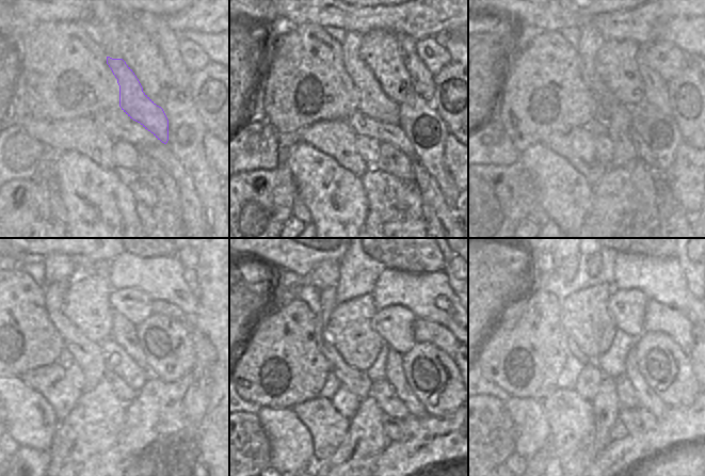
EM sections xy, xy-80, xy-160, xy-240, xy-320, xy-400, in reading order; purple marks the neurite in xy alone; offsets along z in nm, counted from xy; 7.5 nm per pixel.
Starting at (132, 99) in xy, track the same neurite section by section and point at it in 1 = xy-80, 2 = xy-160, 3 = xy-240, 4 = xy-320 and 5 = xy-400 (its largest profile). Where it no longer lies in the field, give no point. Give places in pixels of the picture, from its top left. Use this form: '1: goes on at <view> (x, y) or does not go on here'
1: goes on at xy-80 (372, 101)
2: goes on at xy-160 (591, 40)
3: goes on at xy-240 (117, 269)
4: goes on at xy-320 (362, 262)
5: goes on at xy-400 (598, 262)

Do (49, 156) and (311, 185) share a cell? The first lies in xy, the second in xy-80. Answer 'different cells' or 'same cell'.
different cells

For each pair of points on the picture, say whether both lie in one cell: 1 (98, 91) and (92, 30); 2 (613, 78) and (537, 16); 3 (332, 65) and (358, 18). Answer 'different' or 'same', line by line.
1: different
2: different
3: different

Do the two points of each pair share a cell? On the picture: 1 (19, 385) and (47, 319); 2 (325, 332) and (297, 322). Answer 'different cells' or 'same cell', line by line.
1: same cell
2: different cells

